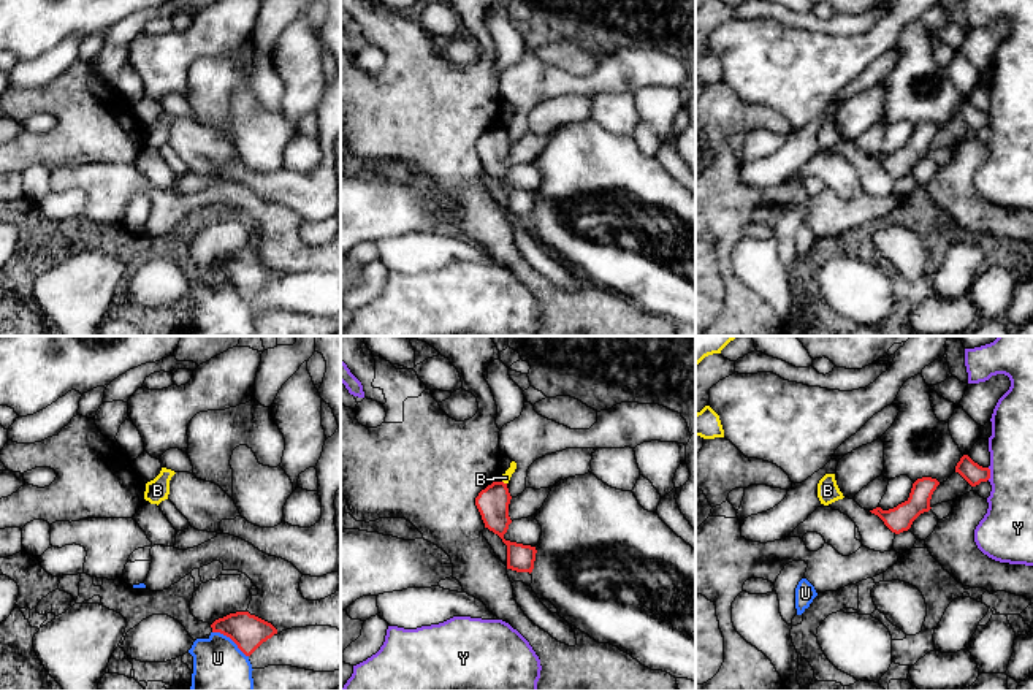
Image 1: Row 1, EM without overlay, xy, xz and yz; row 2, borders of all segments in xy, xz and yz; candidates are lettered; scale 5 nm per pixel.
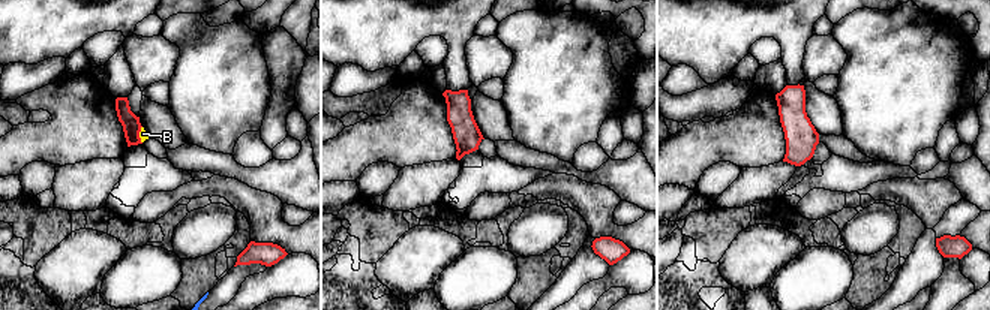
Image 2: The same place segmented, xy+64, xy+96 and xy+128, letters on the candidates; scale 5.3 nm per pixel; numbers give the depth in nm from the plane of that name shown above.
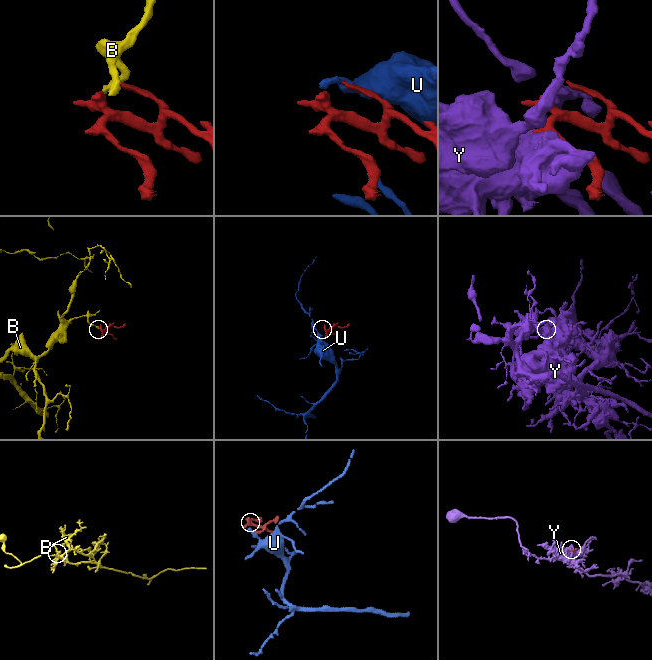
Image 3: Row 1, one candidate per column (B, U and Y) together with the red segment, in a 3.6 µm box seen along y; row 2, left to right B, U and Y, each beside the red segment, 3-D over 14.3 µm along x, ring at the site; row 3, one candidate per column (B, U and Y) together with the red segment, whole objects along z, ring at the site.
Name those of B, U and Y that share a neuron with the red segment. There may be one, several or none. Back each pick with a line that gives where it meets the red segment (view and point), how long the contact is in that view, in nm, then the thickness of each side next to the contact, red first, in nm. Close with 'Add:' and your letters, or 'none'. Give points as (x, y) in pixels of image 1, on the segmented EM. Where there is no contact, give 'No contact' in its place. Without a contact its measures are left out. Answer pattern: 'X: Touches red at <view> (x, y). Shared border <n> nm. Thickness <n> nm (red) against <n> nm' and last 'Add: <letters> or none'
Add: none

